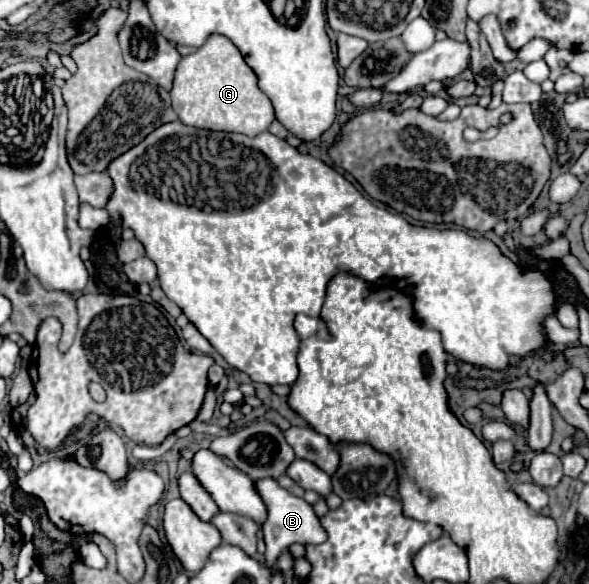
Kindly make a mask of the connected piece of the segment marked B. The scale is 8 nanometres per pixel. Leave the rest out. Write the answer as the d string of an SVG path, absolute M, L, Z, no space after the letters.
M260 478L260 480L254 482L254 486L256 486L256 492L260 494L262 502L266 504L266 510L268 510L264 526L262 526L264 542L266 542L264 558L266 558L266 566L268 568L274 564L278 554L282 550L286 550L294 542L300 542L300 544L320 544L320 542L326 540L326 532L322 530L322 526L318 522L318 516L314 514L312 506L304 498L298 498L298 496L290 494L274 478Z

